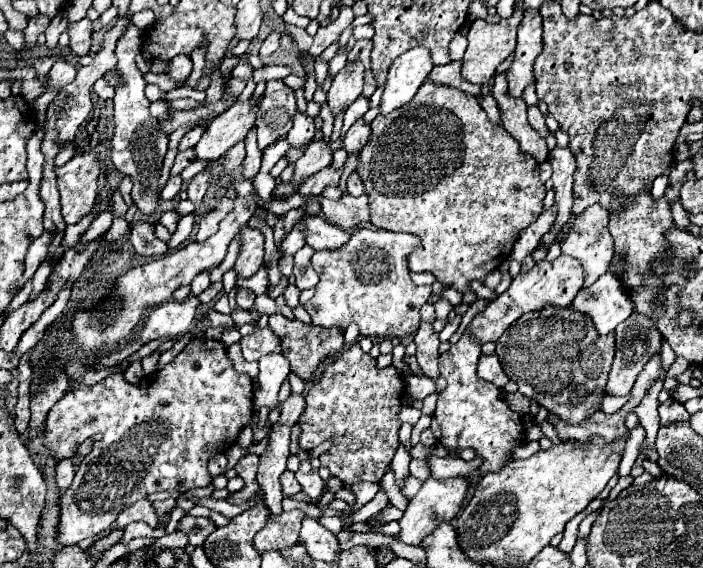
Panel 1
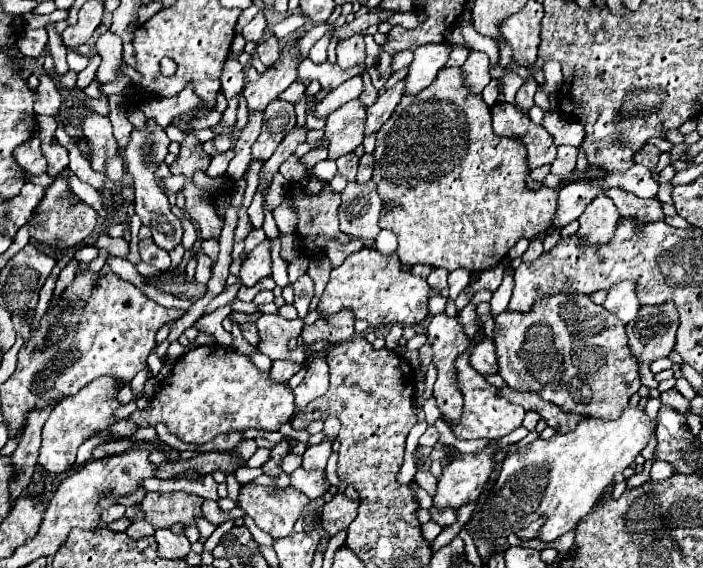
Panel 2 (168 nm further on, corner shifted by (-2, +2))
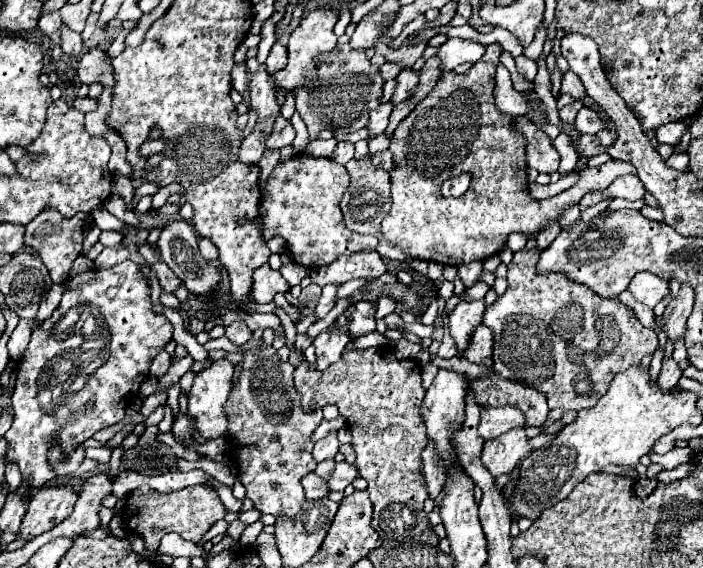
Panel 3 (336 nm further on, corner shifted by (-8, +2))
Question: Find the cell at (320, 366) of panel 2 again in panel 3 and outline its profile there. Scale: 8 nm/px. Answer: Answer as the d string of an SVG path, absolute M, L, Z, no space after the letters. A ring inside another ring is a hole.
M344 326L340 328L328 328L324 332L320 332L314 338L314 346L316 346L316 362L318 362L318 370L326 370L330 364L334 364L336 360L340 360L342 350L346 348L346 344L352 340L352 336L348 334L348 330L344 330Z

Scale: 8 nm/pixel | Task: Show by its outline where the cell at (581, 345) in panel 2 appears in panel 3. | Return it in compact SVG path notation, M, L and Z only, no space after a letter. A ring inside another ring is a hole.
M540 248L514 252L506 274L508 290L484 314L484 324L494 334L494 370L506 380L540 390L550 410L586 410L607 392L616 372L652 354L658 338L618 298L600 298L560 272L540 274L536 270L540 252Z

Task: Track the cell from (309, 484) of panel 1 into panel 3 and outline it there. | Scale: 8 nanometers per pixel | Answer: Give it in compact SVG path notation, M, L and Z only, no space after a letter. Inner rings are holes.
M334 430L334 432L330 432L326 438L322 438L322 440L316 442L316 446L314 446L314 450L312 450L312 456L314 456L316 462L322 462L322 460L326 460L326 458L334 458L336 452L338 452L338 446L340 446L340 444L338 444L336 430Z

